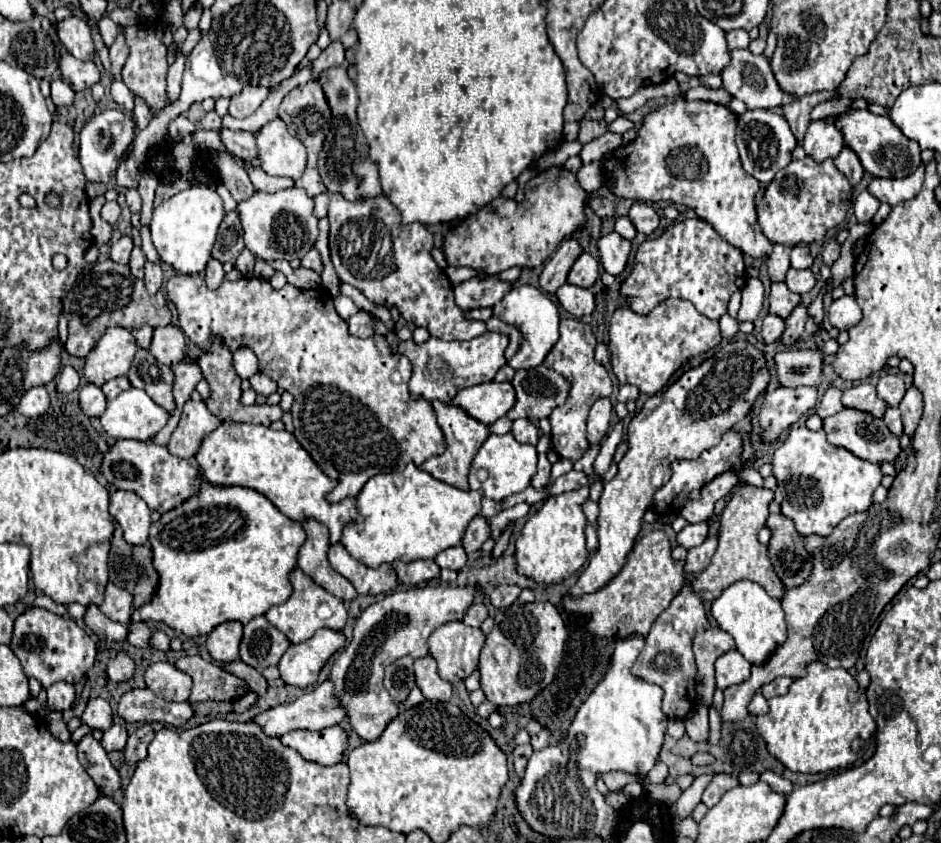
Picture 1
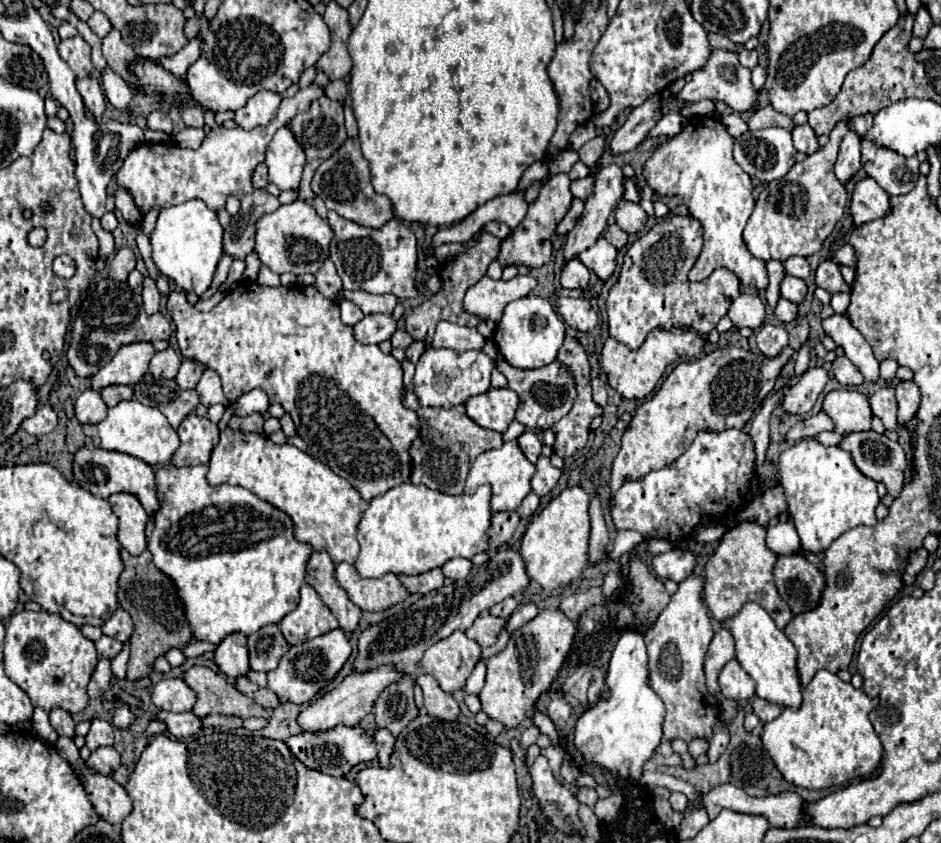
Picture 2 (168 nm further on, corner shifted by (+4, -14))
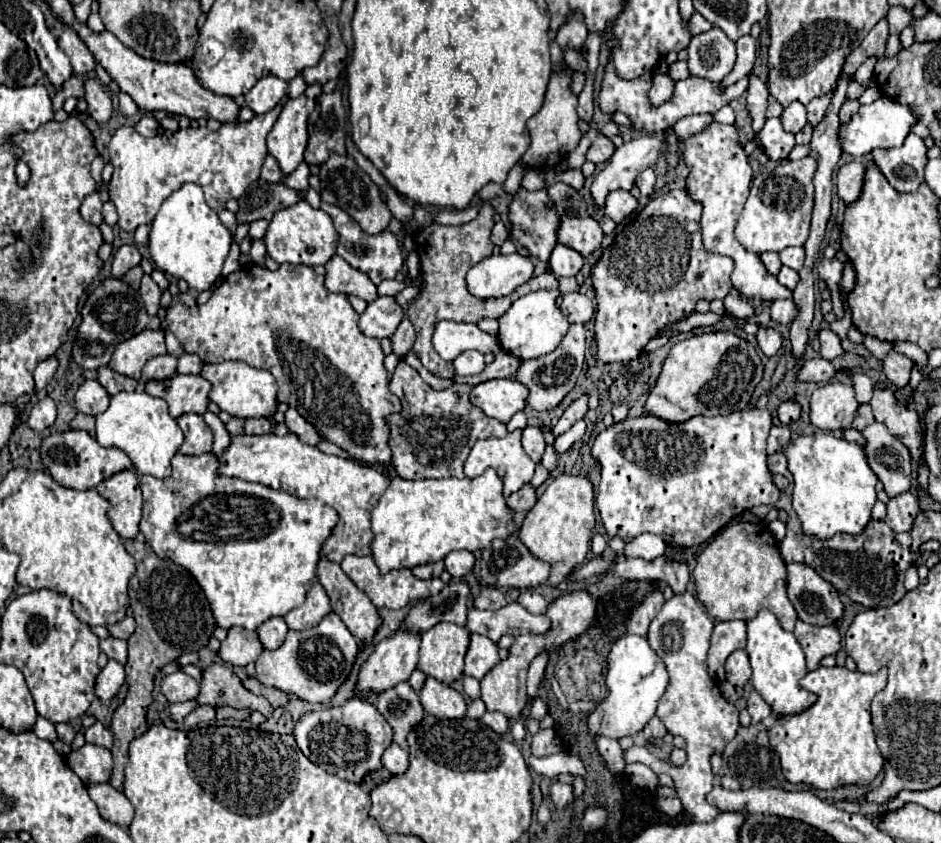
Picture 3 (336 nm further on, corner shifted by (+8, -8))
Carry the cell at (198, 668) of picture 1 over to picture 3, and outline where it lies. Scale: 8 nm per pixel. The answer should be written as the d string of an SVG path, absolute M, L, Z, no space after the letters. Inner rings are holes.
M210 664L208 668L202 670L202 680L200 680L200 694L198 694L198 704L204 706L232 706L232 708L248 708L248 710L258 710L264 716L272 714L272 706L266 698L254 696L248 692L240 678L232 672L230 666L224 664Z

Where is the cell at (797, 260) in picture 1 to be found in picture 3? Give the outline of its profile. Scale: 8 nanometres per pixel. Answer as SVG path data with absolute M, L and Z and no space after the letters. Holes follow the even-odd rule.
M796 246L796 248L784 248L780 252L780 260L784 266L792 268L792 270L800 270L804 264L804 248Z

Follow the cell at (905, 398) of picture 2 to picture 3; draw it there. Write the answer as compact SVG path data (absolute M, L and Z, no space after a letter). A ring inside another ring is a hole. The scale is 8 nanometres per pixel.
M890 352L884 358L884 374L886 374L890 386L896 388L896 390L908 386L910 370L912 370L912 360L906 358L906 356L902 356L902 354Z

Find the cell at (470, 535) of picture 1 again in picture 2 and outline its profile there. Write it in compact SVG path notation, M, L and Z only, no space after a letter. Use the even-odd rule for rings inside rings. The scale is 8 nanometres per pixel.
M514 510L496 512L496 514L492 516L492 528L488 530L488 534L492 536L490 550L498 548L500 544L506 544L506 542L512 538L512 534L516 532L518 524L520 524L518 512L514 512Z

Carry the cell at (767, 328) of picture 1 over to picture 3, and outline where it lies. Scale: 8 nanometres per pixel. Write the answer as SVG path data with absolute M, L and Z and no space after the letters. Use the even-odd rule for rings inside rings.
M760 326L756 338L758 338L760 350L762 350L768 358L772 358L772 356L780 350L780 346L782 346L782 336L780 336L780 332L778 332L776 328L772 328L772 326Z

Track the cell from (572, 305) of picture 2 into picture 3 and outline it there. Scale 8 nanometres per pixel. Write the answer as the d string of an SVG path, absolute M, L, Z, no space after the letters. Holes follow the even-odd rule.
M580 292L564 294L562 296L562 314L568 318L570 324L586 324L594 316L594 304L588 296Z

